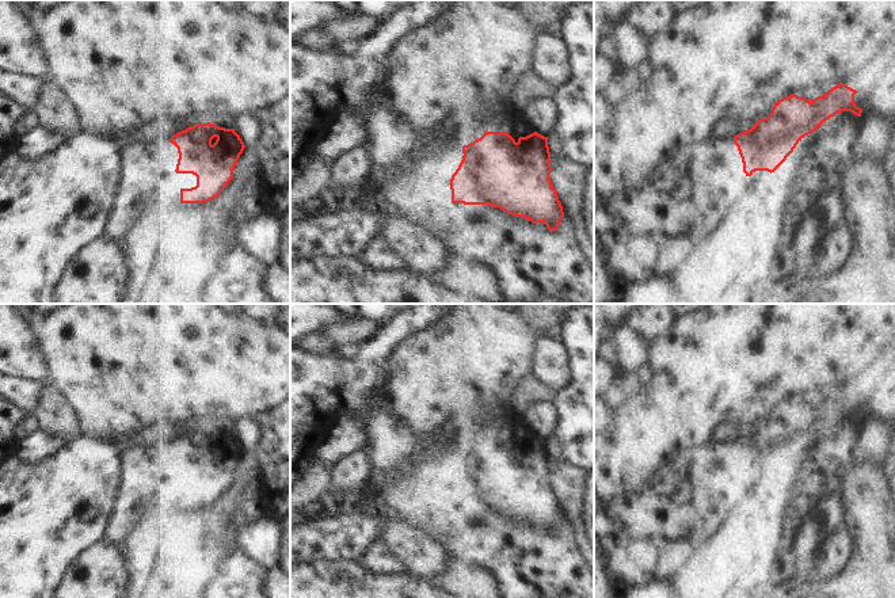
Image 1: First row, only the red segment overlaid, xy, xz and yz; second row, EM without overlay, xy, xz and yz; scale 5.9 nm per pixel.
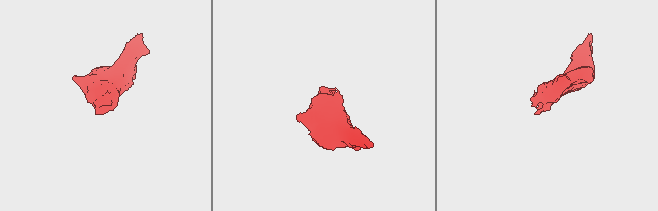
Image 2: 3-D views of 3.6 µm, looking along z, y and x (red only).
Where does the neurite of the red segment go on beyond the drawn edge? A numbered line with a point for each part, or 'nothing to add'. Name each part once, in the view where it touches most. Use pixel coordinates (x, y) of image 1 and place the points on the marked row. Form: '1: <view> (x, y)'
1: yz (686, 200)

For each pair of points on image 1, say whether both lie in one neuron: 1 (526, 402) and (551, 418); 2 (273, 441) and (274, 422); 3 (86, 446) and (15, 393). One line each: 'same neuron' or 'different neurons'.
1: same neuron
2: same neuron
3: different neurons

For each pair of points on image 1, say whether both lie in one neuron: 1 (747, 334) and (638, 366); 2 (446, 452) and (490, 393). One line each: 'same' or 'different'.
1: different
2: different

